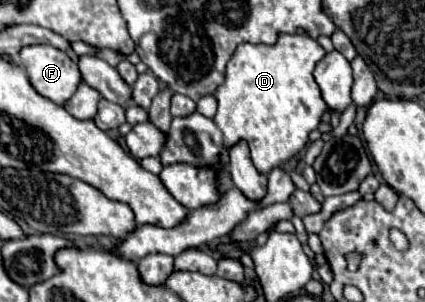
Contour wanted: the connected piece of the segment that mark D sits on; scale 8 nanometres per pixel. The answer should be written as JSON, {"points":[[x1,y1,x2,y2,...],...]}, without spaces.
{"points":[[279,33,275,45,251,45,251,43,241,43,229,65,227,65,227,75,223,85,217,87,217,101,219,109,213,121,225,135,225,145,231,147,239,139,245,139,251,149,251,159,261,173,269,173,273,167,287,163,291,157,295,157,309,139,309,133,317,129,321,123,321,115,325,113,327,105,323,103,323,97,319,95,319,85,315,83,313,71,315,65,325,57,325,49,311,39,309,35,289,35,289,33]]}

